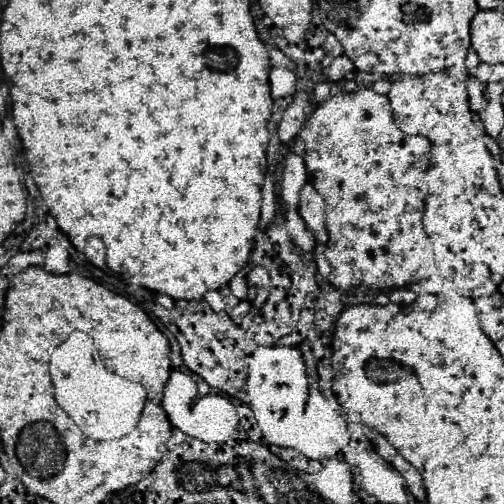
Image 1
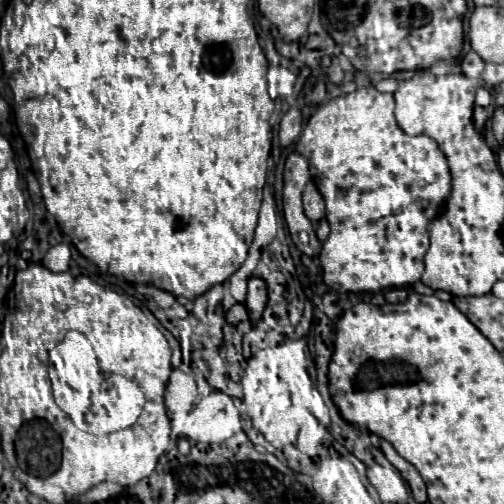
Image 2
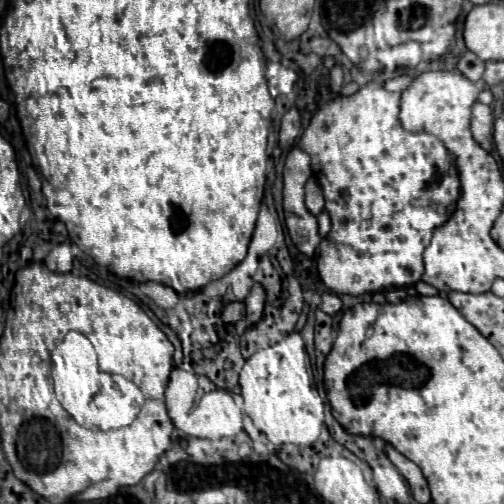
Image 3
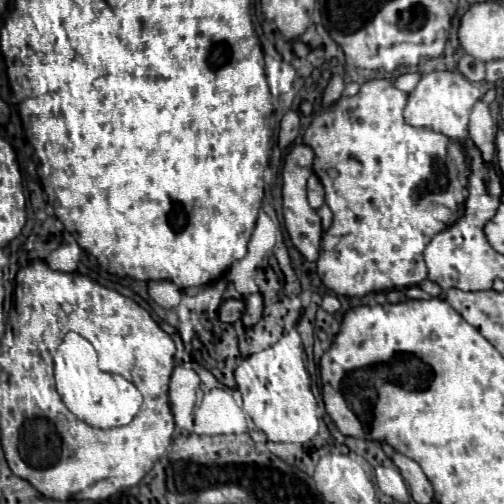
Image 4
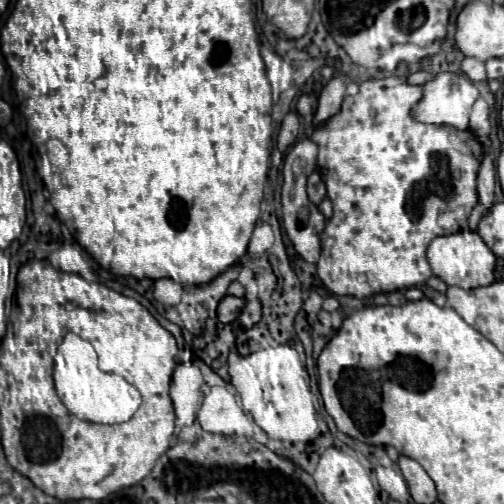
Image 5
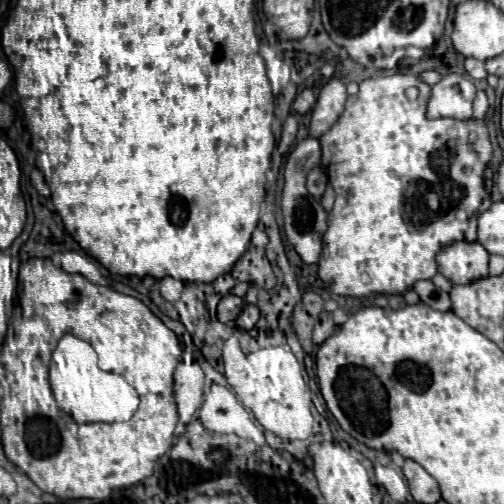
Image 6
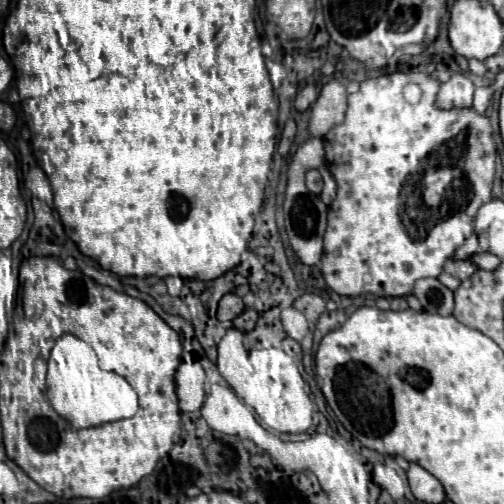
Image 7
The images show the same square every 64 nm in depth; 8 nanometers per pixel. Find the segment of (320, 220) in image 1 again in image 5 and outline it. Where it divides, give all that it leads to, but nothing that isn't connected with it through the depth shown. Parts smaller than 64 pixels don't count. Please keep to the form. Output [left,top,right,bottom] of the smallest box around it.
[308,172,326,204]

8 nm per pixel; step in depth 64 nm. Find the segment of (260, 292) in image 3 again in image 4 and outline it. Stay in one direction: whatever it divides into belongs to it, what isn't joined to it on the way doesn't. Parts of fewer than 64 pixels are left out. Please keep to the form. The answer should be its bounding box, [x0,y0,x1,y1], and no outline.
[242,294,262,326]

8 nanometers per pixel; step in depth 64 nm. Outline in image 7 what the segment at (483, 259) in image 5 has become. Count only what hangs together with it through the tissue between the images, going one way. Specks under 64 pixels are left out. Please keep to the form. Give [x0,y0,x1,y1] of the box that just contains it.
[444,256,478,282]

